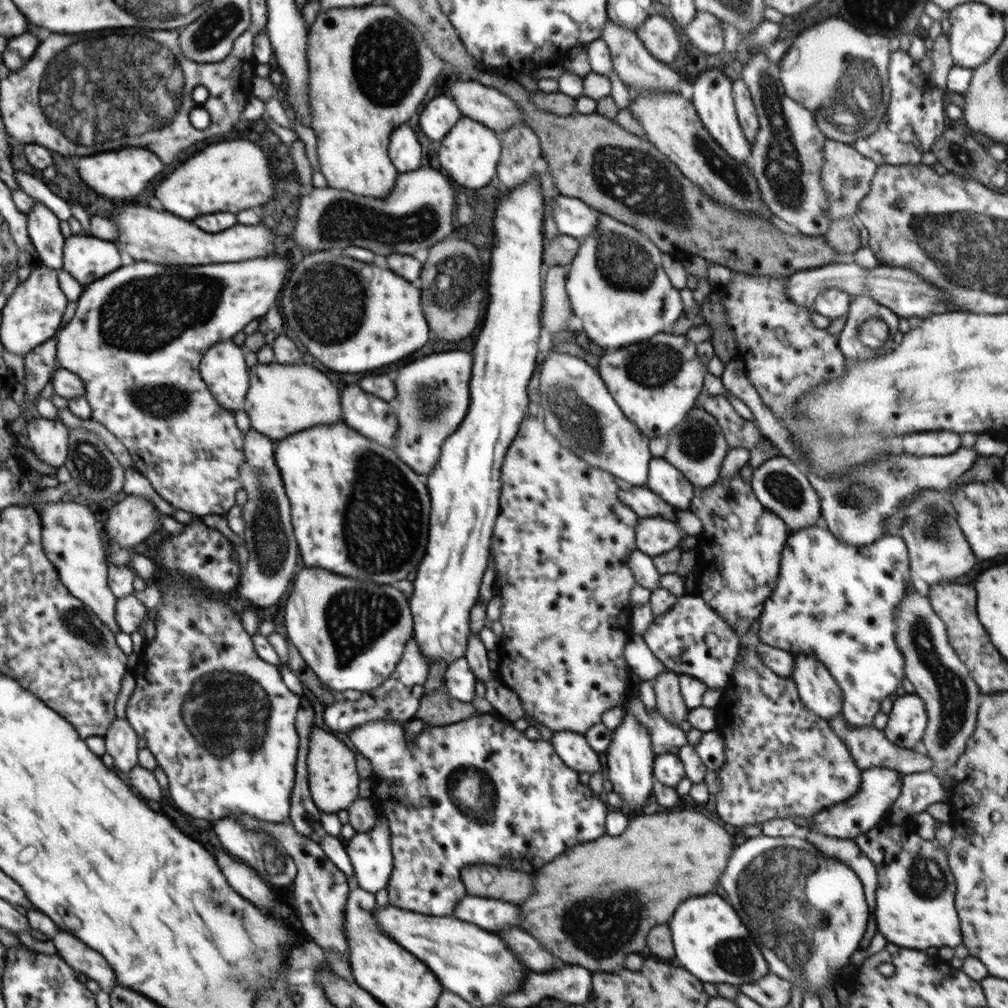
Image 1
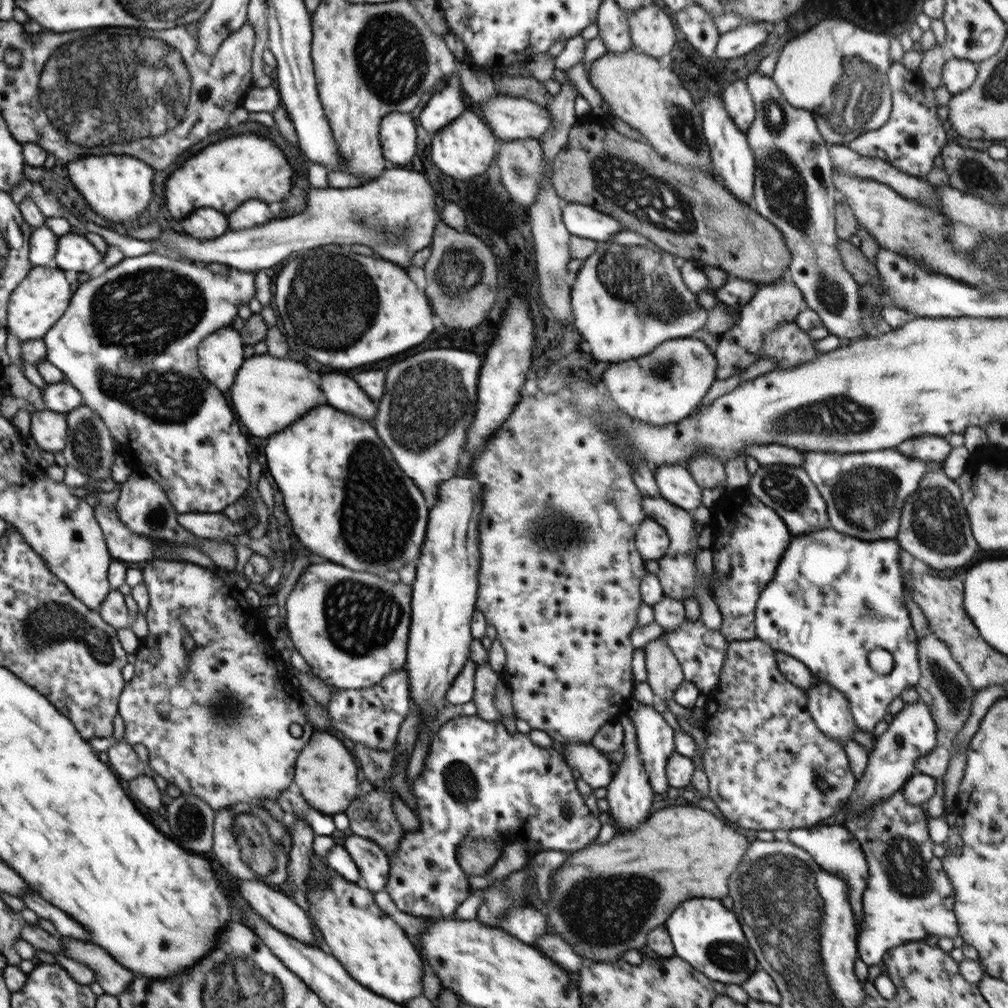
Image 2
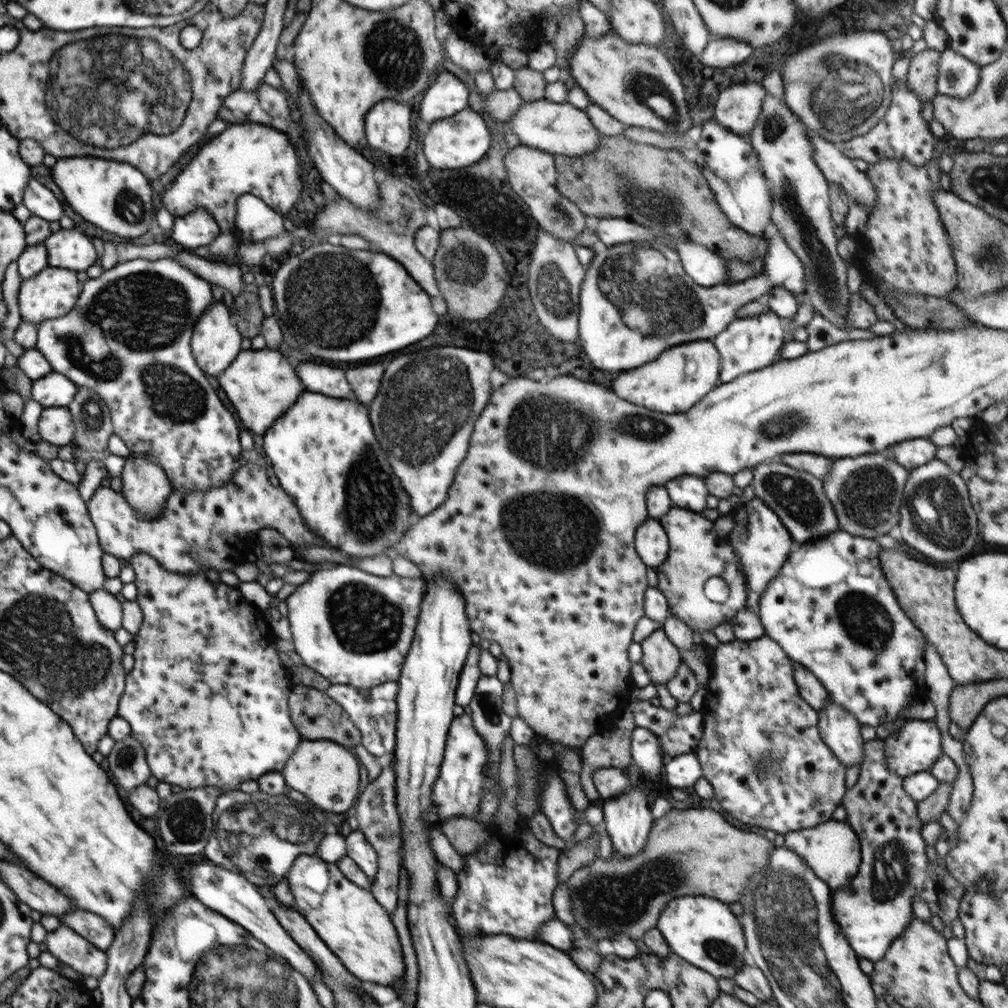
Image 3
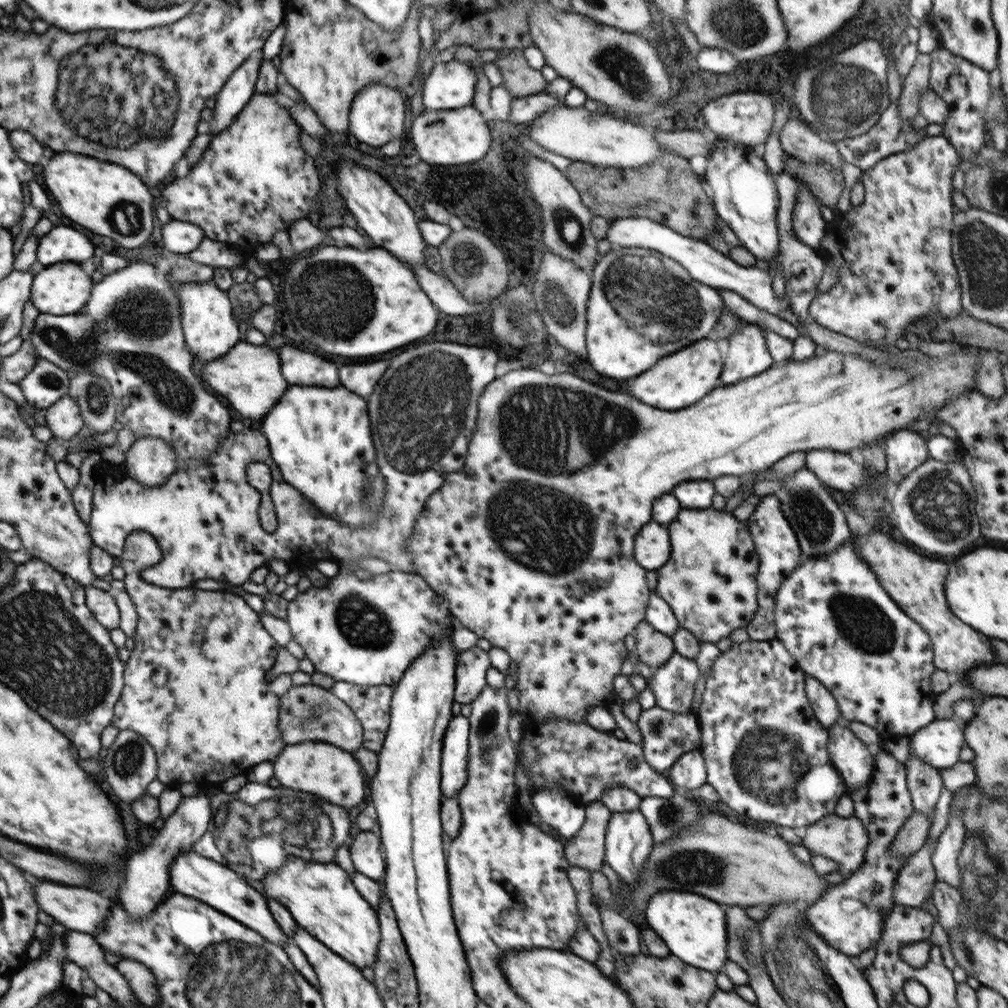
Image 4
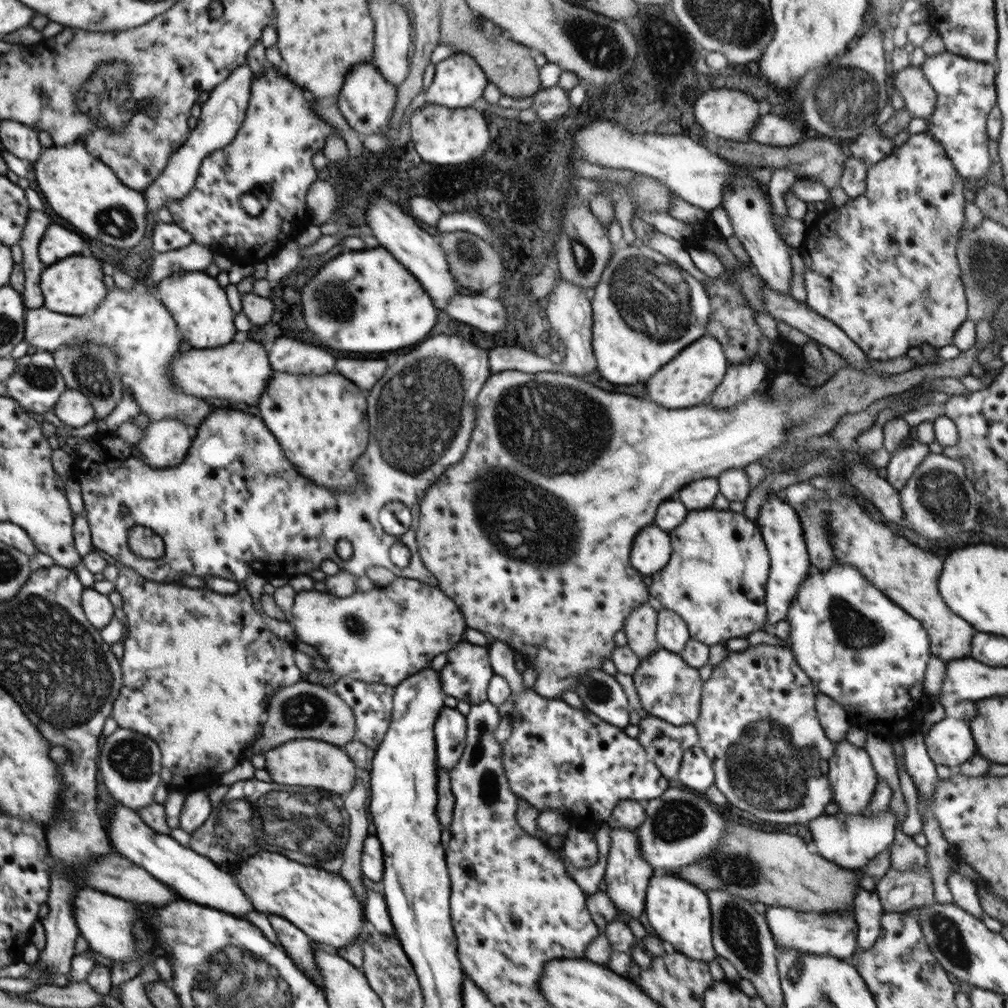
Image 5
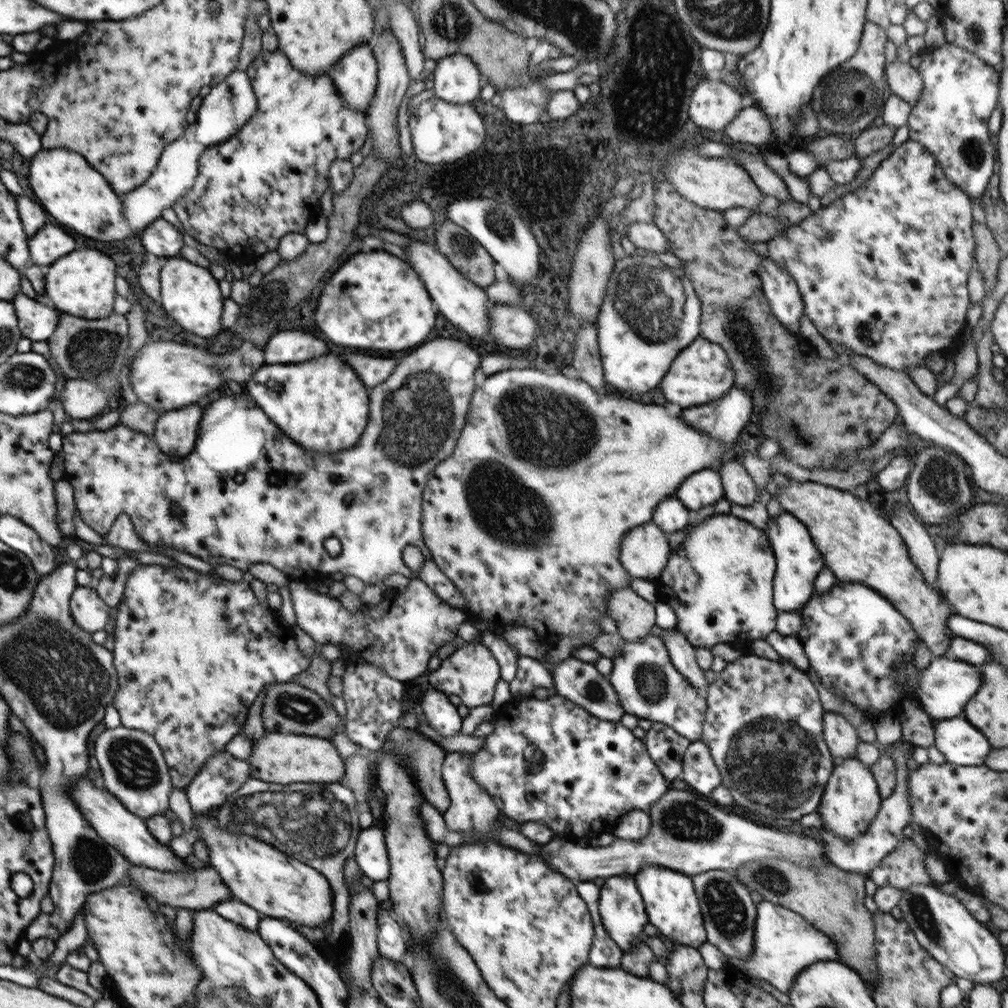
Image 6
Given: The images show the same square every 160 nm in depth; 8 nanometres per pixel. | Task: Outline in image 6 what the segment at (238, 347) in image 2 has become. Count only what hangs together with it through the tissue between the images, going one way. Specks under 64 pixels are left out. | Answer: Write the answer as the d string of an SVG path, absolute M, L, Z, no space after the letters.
M180 256L165 258L160 271L161 297L158 304L184 330L202 338L215 337L224 330L220 324L224 303L218 282L208 269L191 264Z

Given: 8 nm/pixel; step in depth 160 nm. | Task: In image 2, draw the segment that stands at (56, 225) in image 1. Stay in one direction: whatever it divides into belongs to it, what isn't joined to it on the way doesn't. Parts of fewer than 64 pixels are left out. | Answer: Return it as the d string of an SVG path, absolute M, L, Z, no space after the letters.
M45 222L33 229L29 244L29 260L33 267L57 267L59 236Z

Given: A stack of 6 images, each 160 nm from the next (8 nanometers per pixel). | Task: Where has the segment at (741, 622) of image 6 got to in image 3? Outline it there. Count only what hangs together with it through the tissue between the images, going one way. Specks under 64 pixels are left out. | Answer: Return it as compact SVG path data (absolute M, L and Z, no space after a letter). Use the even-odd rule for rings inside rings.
M676 506L665 512L659 523L669 538L670 550L666 560L656 567L657 588L667 598L670 612L686 621L697 637L702 630L713 632L717 624L731 622L738 610L745 608L747 590L743 566L739 564L739 556L729 538L718 537L714 522L703 517L702 513ZM712 576L720 576L728 585L730 592L725 602L713 602L704 595L704 582Z

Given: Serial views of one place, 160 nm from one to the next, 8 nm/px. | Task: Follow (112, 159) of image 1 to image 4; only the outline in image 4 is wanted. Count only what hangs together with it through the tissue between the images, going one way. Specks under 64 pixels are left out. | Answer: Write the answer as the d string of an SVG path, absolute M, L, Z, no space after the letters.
M56 154L43 170L46 186L62 212L84 228L116 240L124 248L138 248L152 232L154 209L145 182L131 170L98 162L80 154Z

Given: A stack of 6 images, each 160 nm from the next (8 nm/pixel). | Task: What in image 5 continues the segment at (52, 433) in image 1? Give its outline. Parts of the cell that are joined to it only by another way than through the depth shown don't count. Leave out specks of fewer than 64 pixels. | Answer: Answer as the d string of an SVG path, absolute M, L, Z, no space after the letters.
M66 390L66 393L61 395L61 401L58 401L53 412L72 428L80 428L94 418L94 410L88 402L88 397L74 390Z

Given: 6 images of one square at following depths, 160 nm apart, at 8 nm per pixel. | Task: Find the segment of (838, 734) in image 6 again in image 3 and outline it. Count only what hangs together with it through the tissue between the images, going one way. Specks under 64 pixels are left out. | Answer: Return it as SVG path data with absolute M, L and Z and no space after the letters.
M792 661L791 663L800 696L811 707L814 707L817 712L820 709L824 709L827 702L830 701L829 694L824 688L824 685L804 665L800 665L796 661Z

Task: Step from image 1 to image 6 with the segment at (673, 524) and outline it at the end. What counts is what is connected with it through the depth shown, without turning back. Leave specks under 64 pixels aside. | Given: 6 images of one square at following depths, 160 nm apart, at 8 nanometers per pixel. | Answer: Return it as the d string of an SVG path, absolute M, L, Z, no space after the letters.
M650 521L624 535L620 560L632 578L652 581L660 576L672 551L666 534Z

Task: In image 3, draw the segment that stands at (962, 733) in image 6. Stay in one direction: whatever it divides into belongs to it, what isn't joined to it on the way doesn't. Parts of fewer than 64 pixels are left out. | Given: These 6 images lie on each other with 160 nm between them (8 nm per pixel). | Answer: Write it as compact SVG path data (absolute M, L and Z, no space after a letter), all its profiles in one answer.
M910 719L904 725L882 740L884 753L886 753L886 767L894 775L906 777L915 773L929 771L936 760L944 754L942 750L942 734L935 719Z

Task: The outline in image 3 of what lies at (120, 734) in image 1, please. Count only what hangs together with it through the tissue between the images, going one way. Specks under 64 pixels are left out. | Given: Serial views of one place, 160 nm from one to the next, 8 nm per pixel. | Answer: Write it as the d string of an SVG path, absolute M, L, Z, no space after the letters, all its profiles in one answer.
M126 736L114 744L112 752L105 757L109 774L112 774L118 786L125 790L137 789L150 778L150 770L144 758L144 748L132 736Z

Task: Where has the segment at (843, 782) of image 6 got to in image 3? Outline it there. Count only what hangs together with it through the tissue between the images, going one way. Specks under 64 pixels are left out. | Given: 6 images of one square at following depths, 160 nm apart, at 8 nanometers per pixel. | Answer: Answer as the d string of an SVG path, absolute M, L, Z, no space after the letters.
M830 700L818 712L818 729L822 741L846 768L864 760L864 744L858 719L838 703Z

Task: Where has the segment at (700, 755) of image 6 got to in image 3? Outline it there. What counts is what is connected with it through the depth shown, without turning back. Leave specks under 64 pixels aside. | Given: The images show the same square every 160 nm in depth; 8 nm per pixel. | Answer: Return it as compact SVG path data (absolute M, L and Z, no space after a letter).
M696 753L682 754L670 759L662 768L662 782L669 789L683 789L703 776Z

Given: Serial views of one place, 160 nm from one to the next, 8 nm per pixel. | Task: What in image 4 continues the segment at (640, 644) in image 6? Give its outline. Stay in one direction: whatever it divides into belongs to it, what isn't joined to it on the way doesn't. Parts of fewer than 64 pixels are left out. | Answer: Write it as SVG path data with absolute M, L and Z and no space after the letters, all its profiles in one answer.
M674 652L664 666L654 670L654 677L648 681L656 697L656 705L675 713L692 712L694 686L700 673L694 659Z

